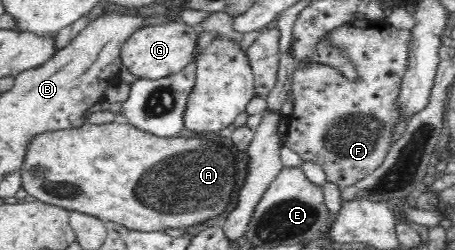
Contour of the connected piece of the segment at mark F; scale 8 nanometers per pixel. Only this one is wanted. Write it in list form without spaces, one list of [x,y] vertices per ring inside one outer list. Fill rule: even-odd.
[[[356,19],[335,30],[331,34],[331,41],[345,47],[347,55],[357,67],[357,80],[341,76],[330,66],[311,65],[295,69],[289,88],[293,110],[291,115],[285,116],[287,131],[282,136],[283,146],[295,151],[303,163],[317,165],[325,173],[326,182],[340,187],[353,184],[383,164],[395,142],[395,126],[403,118],[399,92],[409,64],[411,30],[393,28],[381,19]]]

